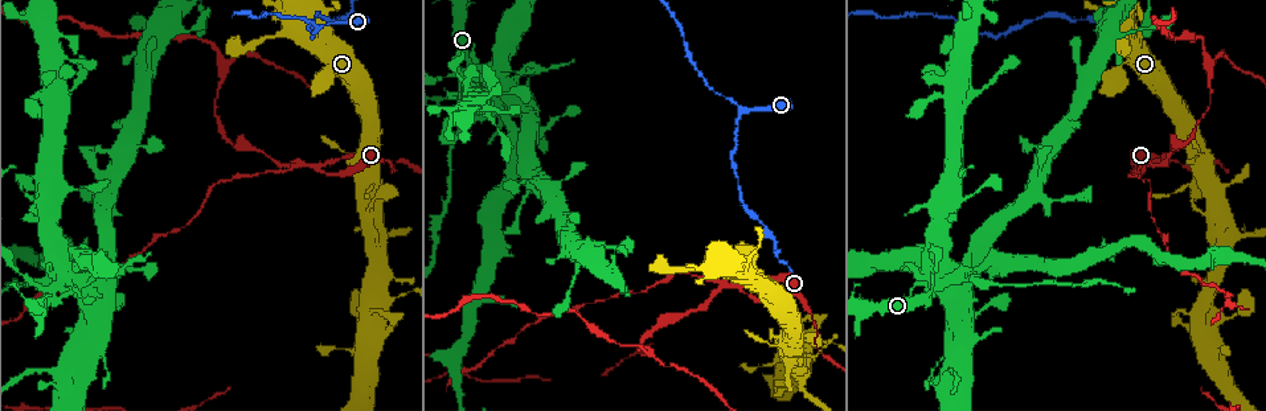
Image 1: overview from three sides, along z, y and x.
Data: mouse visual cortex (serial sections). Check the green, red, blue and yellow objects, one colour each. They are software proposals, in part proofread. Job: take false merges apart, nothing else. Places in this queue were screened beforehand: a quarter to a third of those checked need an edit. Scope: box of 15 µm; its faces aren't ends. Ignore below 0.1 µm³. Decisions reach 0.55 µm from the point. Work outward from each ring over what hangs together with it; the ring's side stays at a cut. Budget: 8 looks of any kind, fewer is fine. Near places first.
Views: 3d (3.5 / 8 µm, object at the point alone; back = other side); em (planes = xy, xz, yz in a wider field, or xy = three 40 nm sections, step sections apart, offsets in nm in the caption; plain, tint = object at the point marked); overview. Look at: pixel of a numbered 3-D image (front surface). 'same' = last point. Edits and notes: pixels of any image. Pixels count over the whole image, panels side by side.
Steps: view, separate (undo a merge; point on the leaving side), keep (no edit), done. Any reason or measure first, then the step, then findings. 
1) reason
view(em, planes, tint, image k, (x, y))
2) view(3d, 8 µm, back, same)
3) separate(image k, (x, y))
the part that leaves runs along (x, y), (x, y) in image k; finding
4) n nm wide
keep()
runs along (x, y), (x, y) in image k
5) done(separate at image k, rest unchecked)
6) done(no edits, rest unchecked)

arms part here
view(3d, 8 µm, image 1, (298, 160))

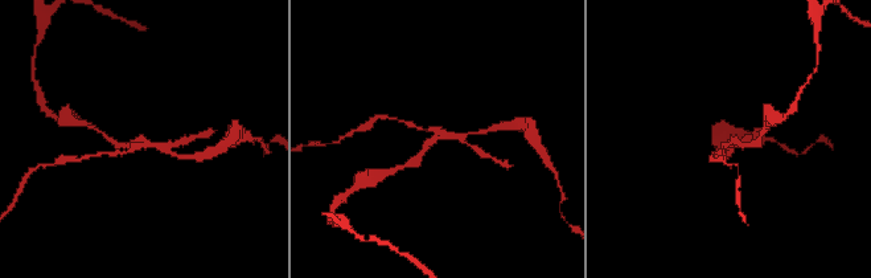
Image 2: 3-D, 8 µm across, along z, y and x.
view(3d, 3.5 µm, image 2, (143, 140))

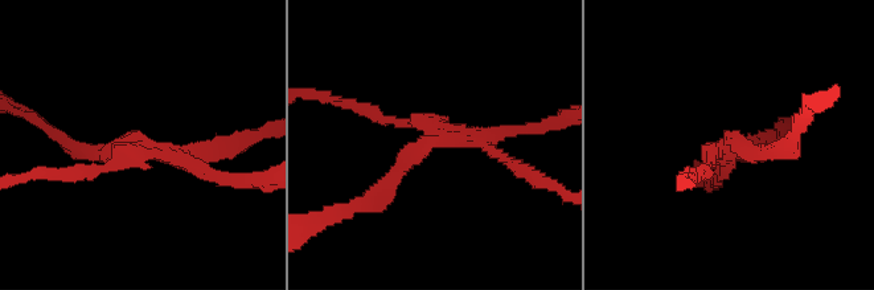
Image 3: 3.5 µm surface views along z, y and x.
3 arms; arms of 150, 150, 200 nm; need the tissue
view(em, xy, step 5, tint, image 3, (434, 138))

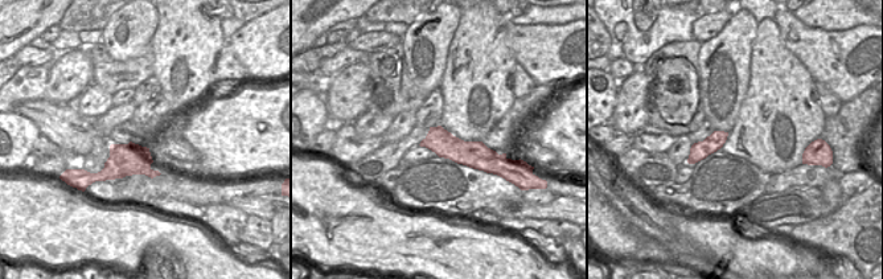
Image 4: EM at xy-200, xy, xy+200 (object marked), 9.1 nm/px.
separate(image 3, (521, 174))
a second cell is stuck on

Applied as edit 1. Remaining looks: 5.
redraw
view(overview)

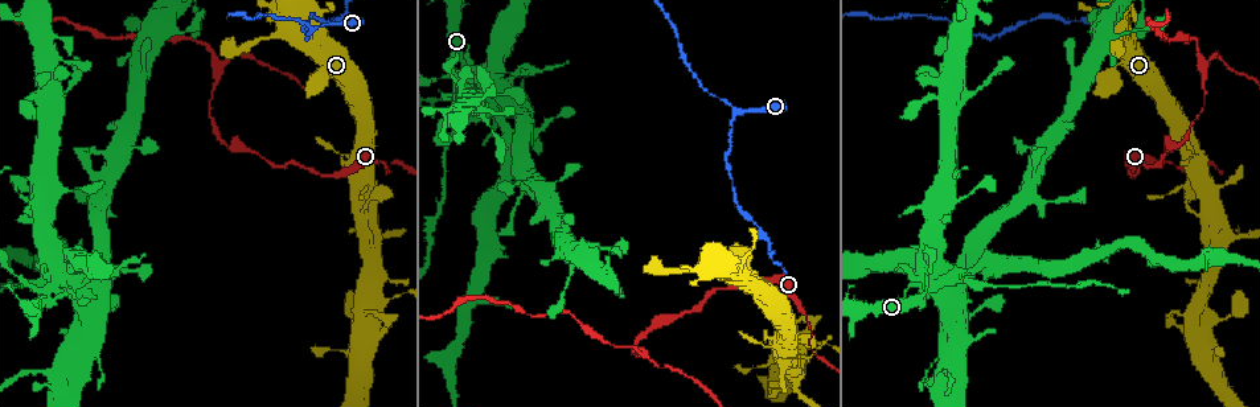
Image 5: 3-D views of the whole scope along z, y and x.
arms part here
view(3d, 8 µm, image 5, (1203, 69))

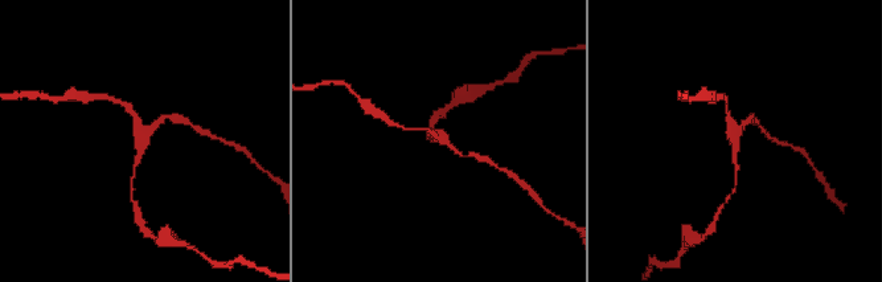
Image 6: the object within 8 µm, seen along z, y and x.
3 arms; arms of 150, 150, 150 nm
view(em, xy, step 1, tint, image 6, (140, 142))

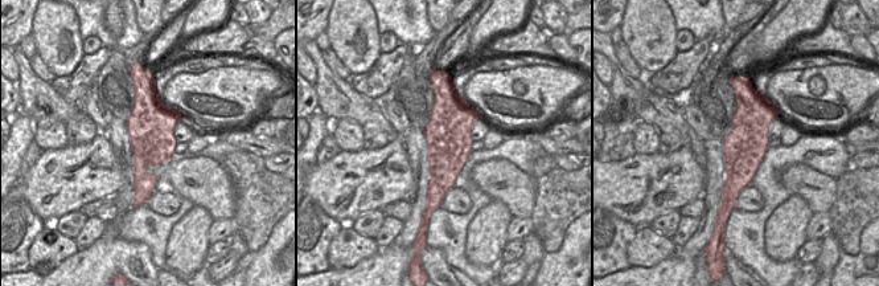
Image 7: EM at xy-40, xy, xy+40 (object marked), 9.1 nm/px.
420 nm wide
keep()
runs along (132, 178), (139, 123), (124, 106) in image 6; continuous, no second cell

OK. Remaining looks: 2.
a fork
view(em, xy, step 3, tint, image 5, (740, 112))

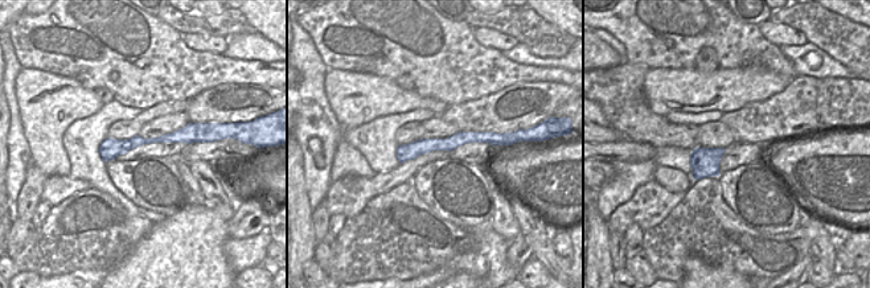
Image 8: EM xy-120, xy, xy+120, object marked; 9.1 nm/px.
wider look
view(3d, 3.5 µm, same)

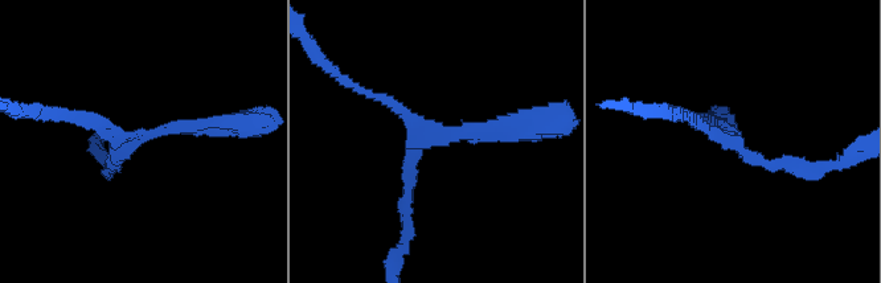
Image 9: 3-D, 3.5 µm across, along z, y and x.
keep()
runs along (492, 139), (460, 138), (399, 156) in image 8; one cell here

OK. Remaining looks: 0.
done(separate at image 3, rest unchecked)

